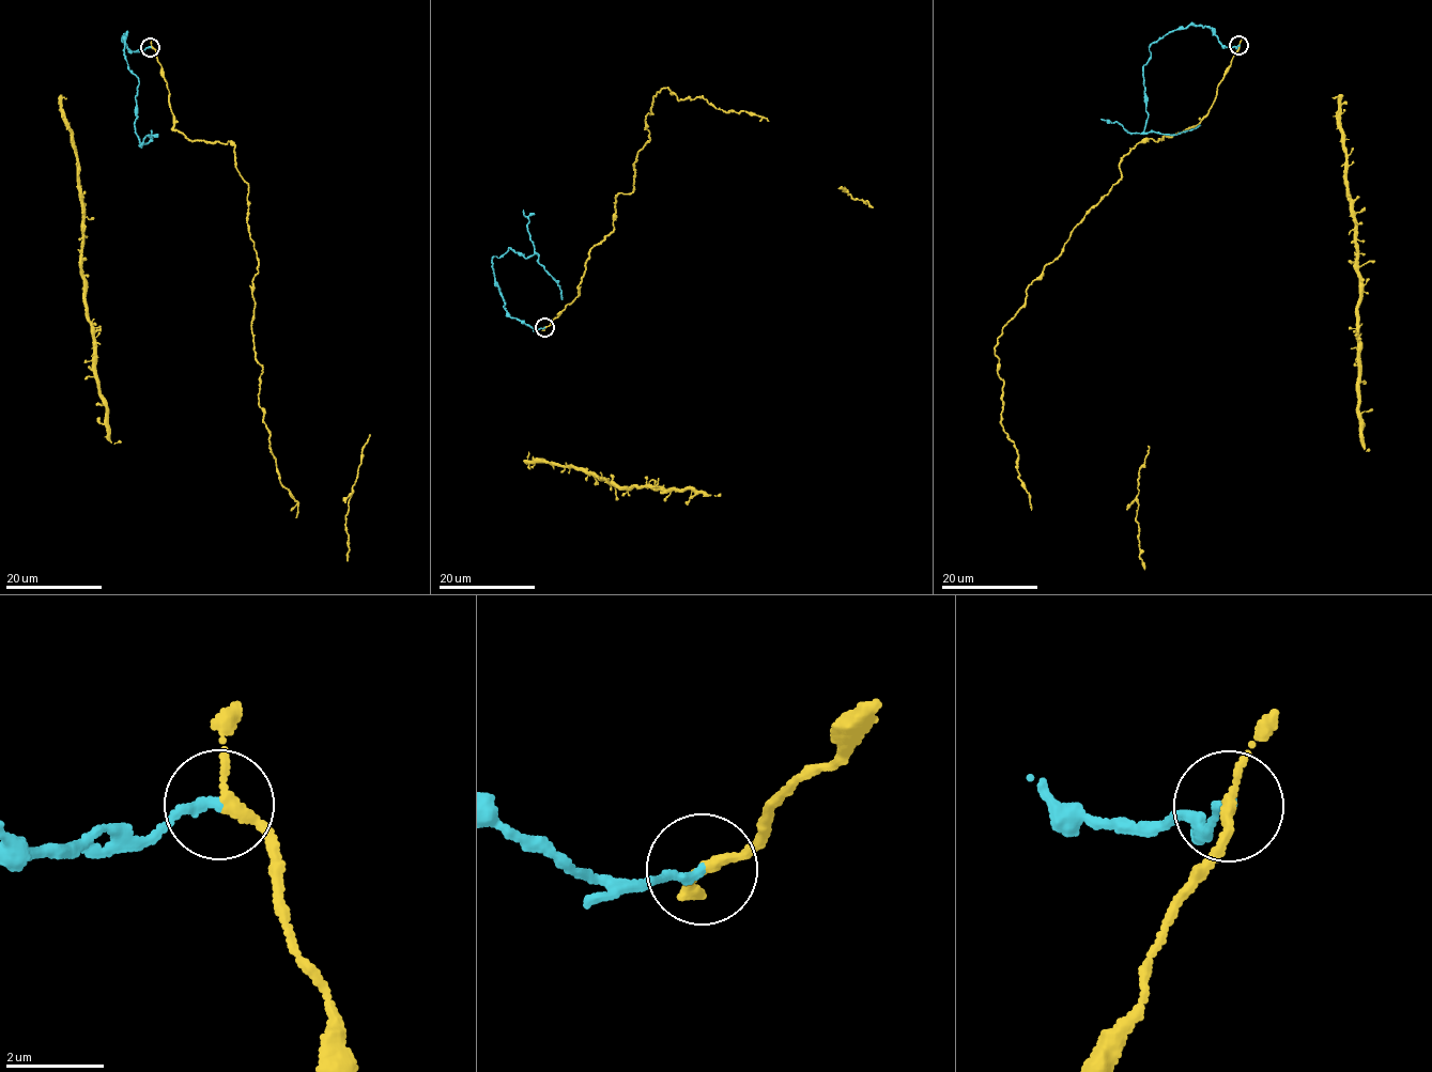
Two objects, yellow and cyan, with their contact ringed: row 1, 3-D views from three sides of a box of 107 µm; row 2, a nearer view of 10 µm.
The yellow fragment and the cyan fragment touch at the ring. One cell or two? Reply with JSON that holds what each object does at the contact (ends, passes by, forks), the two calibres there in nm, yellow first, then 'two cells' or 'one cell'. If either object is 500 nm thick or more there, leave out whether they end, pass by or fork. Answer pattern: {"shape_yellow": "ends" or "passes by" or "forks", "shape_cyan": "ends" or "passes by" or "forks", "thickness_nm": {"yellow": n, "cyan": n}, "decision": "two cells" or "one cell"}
{"shape_yellow": "passes by", "shape_cyan": "ends", "thickness_nm": {"yellow": 180, "cyan": 200}, "decision": "two cells"}

